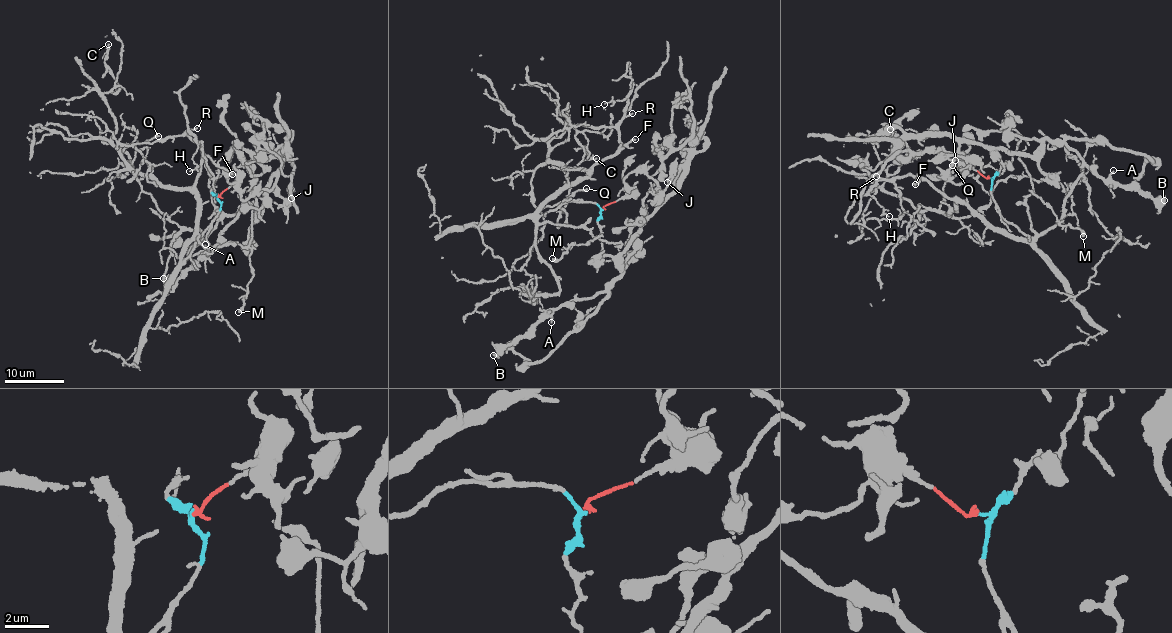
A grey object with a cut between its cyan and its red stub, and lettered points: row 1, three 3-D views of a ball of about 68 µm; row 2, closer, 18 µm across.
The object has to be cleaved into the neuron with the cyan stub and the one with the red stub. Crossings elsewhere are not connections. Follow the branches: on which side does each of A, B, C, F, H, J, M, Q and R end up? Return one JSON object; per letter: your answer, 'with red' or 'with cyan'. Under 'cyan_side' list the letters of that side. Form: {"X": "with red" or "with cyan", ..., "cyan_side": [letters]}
{"A": "with red", "B": "with red", "C": "with cyan", "F": "with cyan", "H": "with cyan", "J": "with red", "M": "with cyan", "Q": "with cyan", "R": "with cyan", "cyan_side": ["C", "F", "H", "M", "Q", "R"]}

